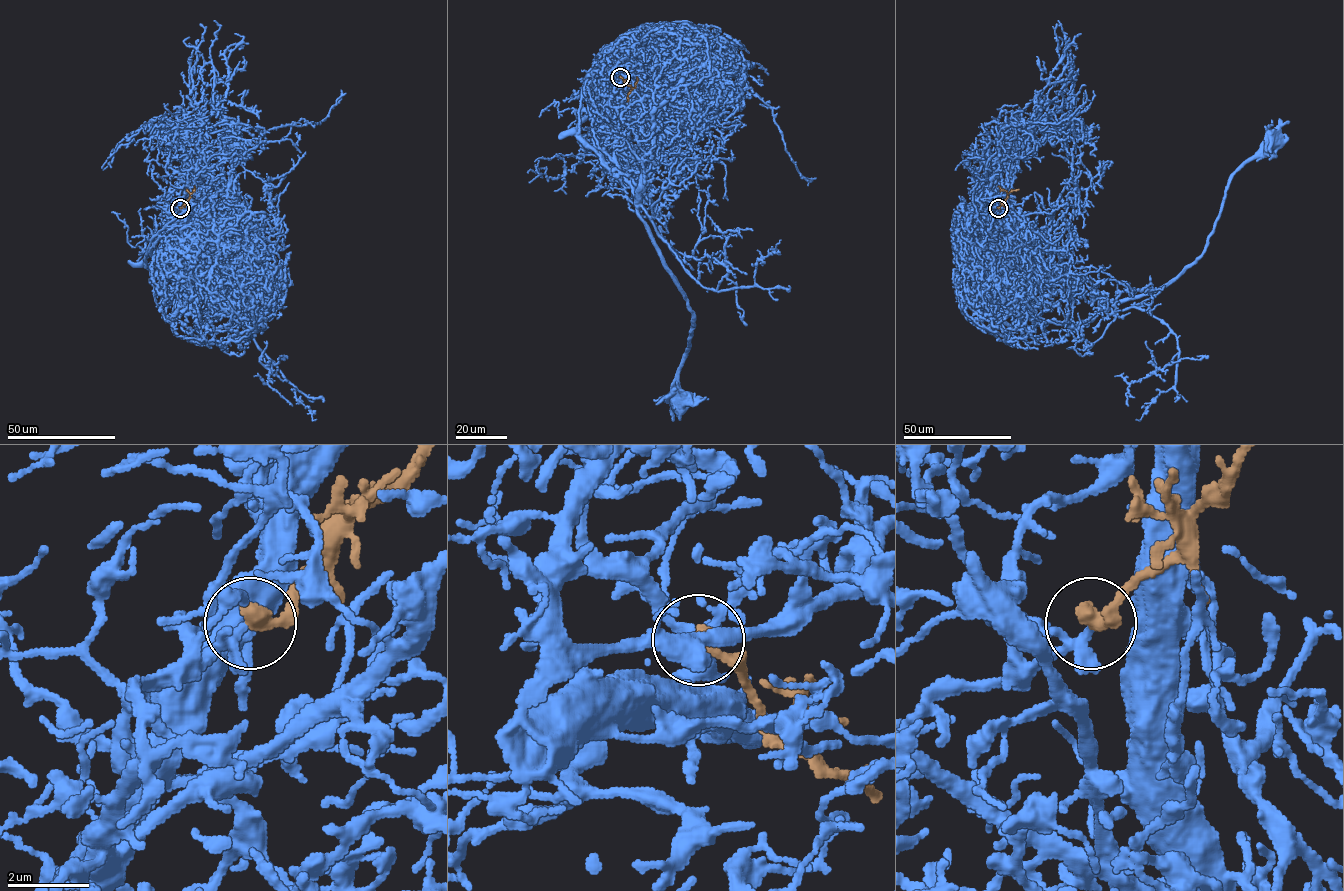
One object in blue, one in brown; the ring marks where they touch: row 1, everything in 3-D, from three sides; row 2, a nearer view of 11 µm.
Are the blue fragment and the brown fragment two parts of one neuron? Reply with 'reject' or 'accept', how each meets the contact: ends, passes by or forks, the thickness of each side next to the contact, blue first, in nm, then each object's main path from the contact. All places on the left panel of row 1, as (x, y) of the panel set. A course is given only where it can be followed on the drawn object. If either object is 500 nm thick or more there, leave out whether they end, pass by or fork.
accept; blue forks there; brown ends there; 150 nm thick on the blue side, 420 nm on the other; blue runs (180, 208), (156, 238), (151, 257), (161, 277), (170, 277), (198, 302), (232, 274), (241, 257), (232, 138); brown runs (180, 208), (189, 198), (194, 186)

